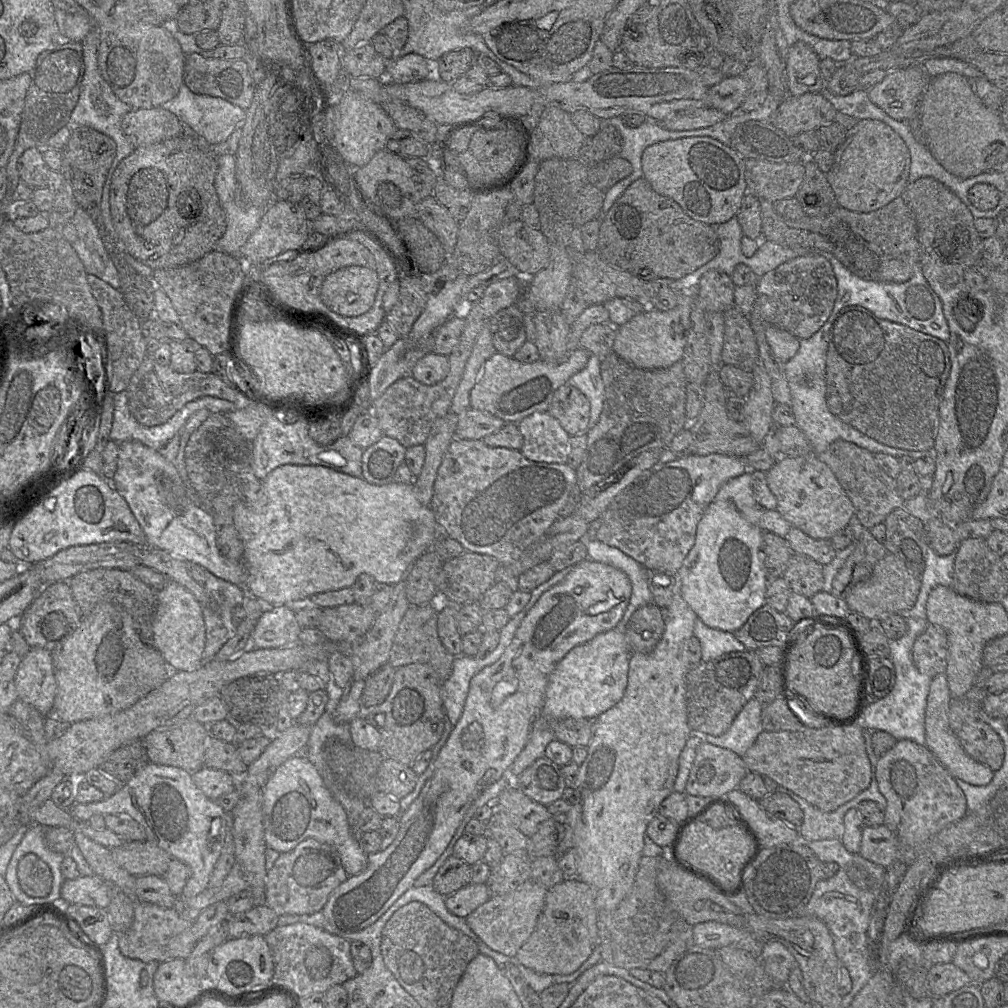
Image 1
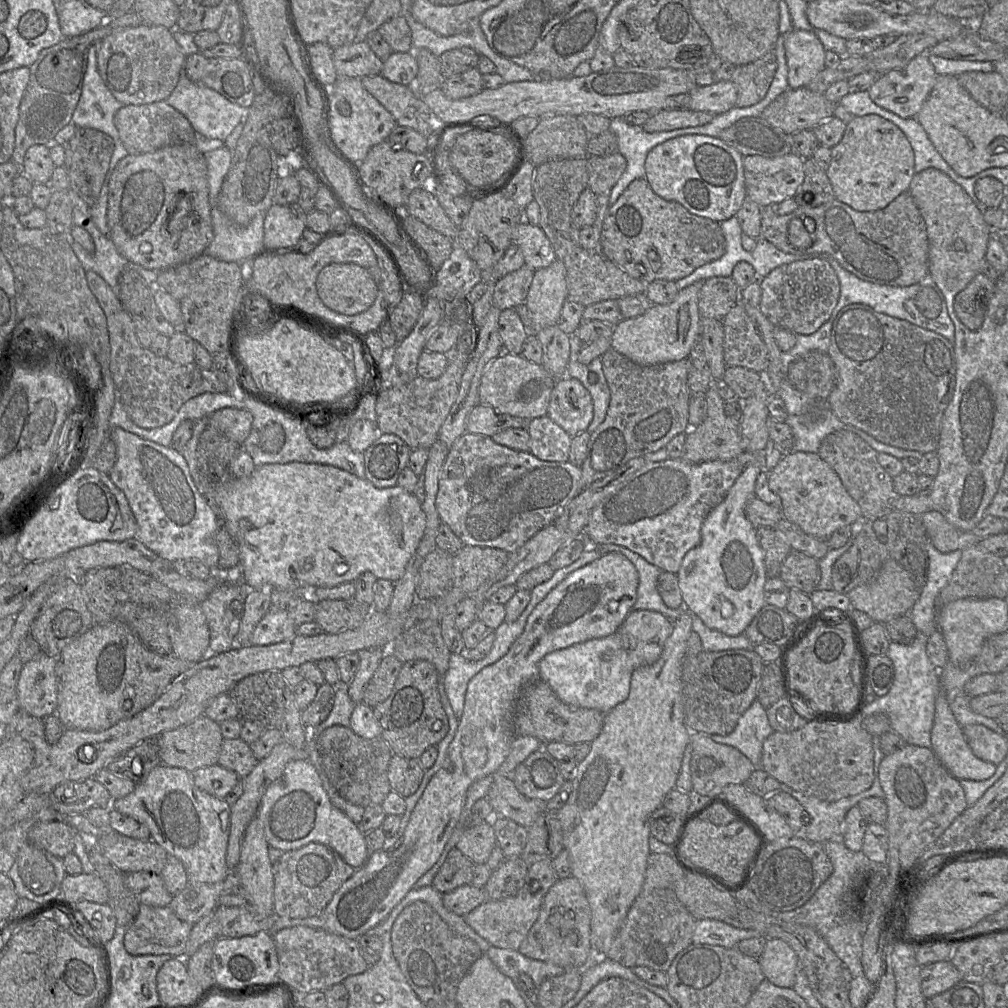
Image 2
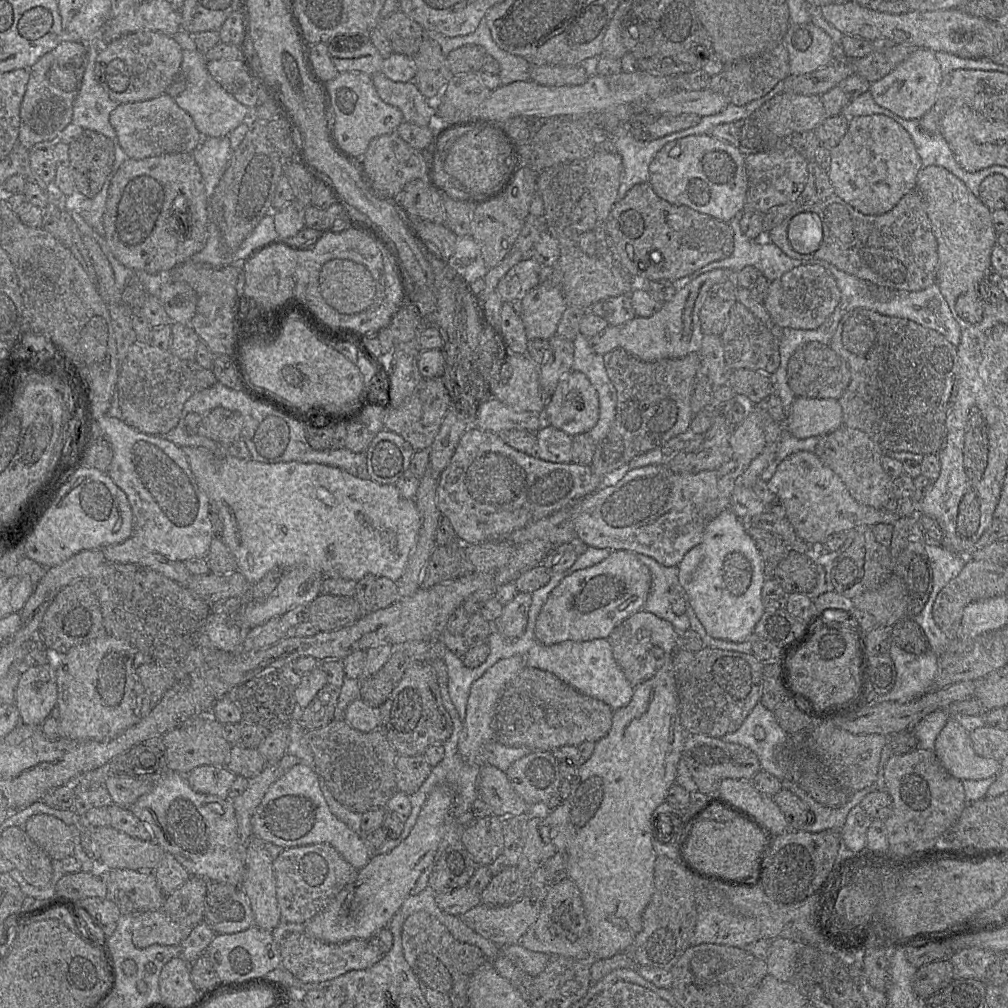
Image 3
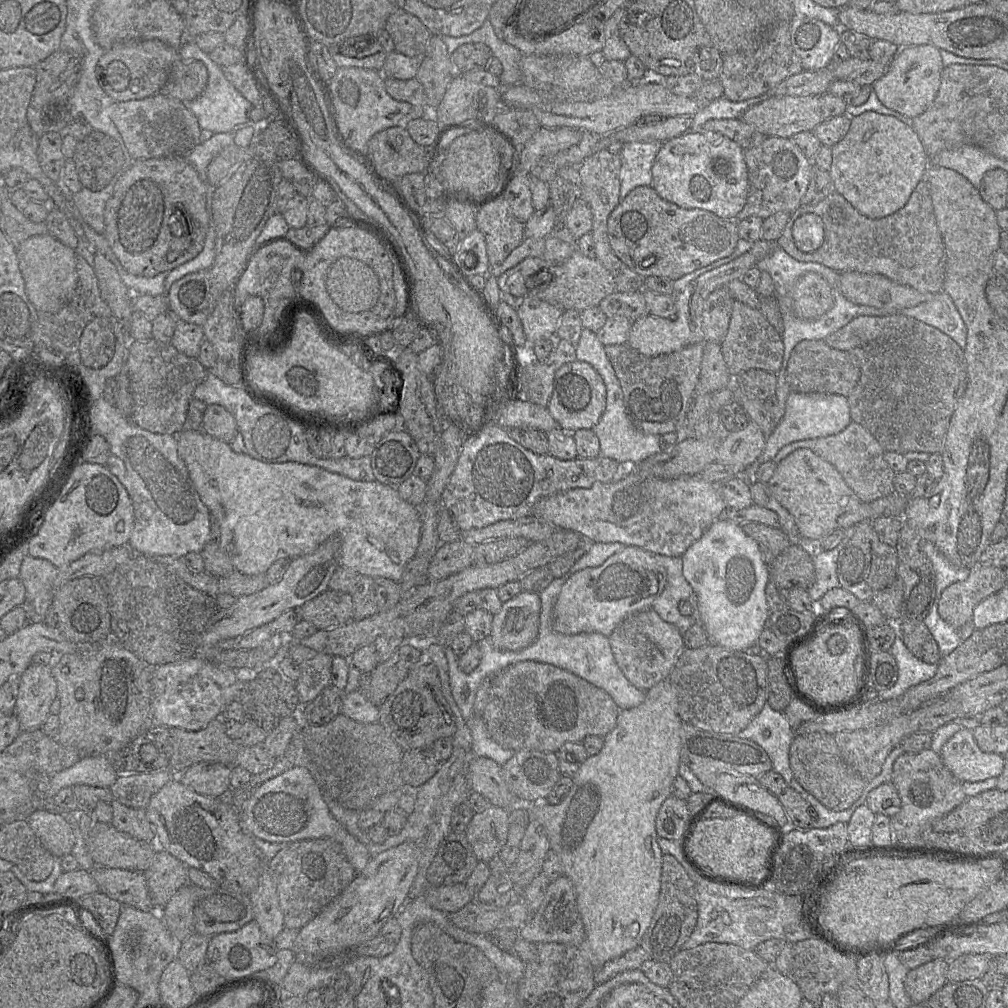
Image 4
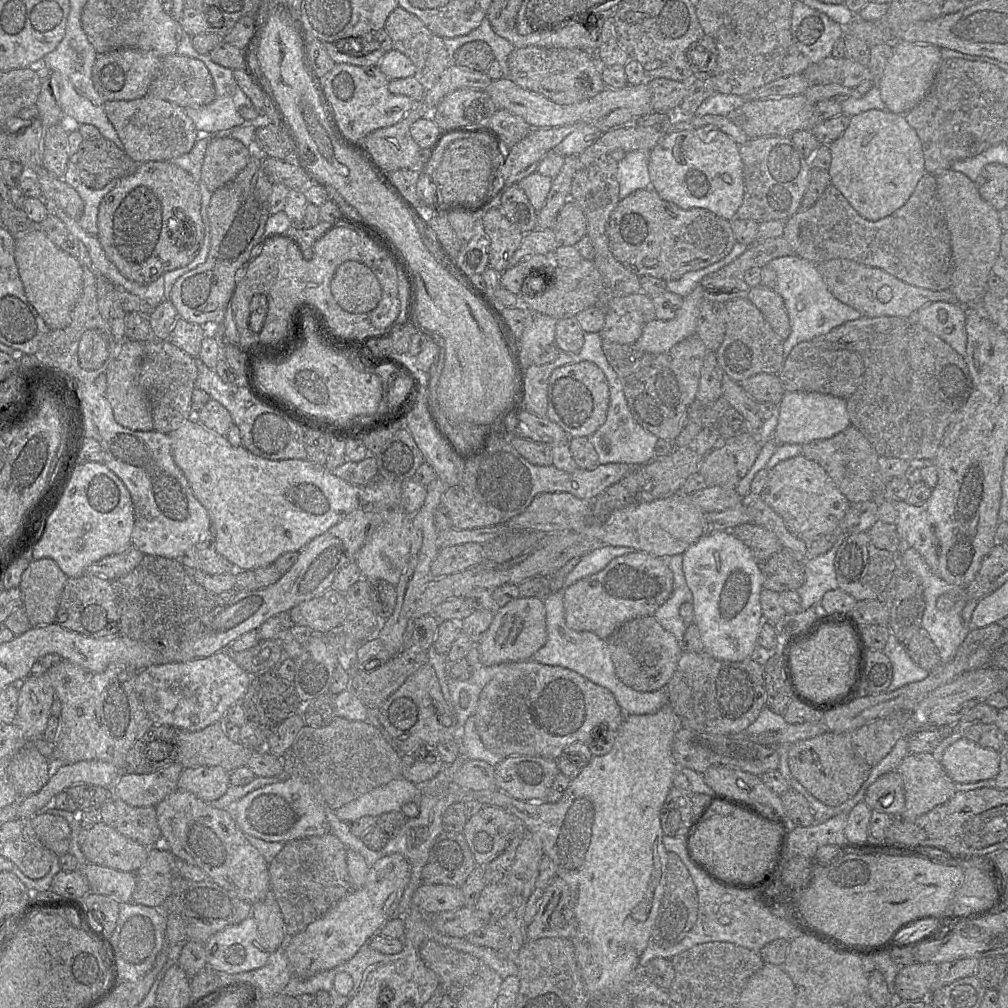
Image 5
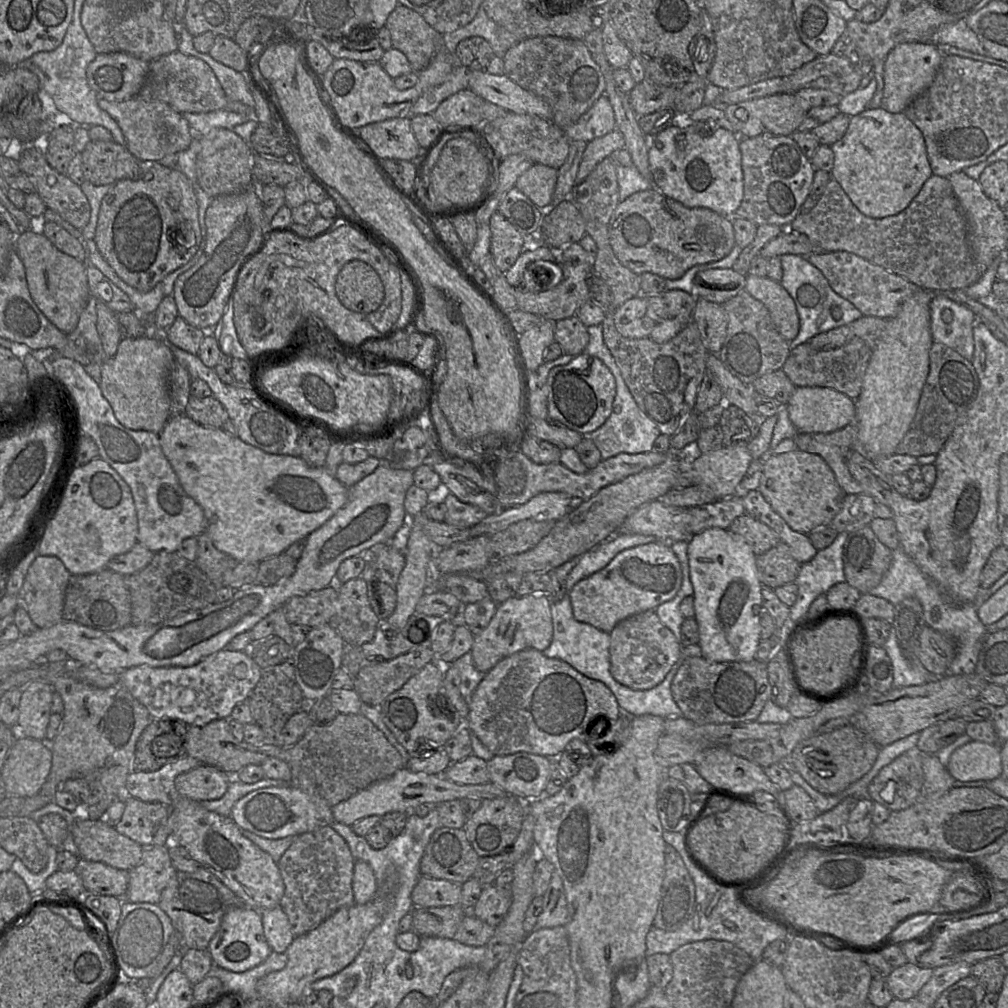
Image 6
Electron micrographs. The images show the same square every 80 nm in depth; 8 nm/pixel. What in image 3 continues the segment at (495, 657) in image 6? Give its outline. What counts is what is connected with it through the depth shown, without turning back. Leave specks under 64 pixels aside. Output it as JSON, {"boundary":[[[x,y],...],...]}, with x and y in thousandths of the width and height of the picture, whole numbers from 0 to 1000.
{"boundary":[[[514,587],[508,596],[499,601],[498,609],[488,618],[498,632],[512,635],[520,628],[526,600],[527,588]]]}

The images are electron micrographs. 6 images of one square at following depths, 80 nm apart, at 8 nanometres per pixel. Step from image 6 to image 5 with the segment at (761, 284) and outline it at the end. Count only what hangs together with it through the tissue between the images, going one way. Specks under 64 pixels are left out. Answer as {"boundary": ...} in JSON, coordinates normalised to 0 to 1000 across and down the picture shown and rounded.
{"boundary":[[[754,282],[744,287],[742,296],[754,308],[767,328],[776,337],[781,336],[785,323],[776,295],[768,287]]]}

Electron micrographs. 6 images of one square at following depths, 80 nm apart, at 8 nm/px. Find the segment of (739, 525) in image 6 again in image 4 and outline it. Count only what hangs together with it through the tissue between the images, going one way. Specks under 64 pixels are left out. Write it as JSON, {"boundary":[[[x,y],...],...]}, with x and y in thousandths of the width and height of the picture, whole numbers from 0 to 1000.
{"boundary":[[[739,519],[735,521],[735,525],[751,539],[761,563],[784,541],[784,536],[774,524],[753,519]]]}

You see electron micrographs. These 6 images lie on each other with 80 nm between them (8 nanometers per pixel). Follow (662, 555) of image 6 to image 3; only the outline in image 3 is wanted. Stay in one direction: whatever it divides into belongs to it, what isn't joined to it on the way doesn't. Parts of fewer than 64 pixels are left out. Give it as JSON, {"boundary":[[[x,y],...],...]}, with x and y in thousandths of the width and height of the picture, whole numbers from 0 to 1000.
{"boundary":[[[609,547],[595,559],[571,566],[560,573],[545,589],[532,618],[531,633],[541,641],[561,636],[579,637],[602,634],[607,626],[620,614],[637,605],[646,583],[645,566],[625,547]]]}

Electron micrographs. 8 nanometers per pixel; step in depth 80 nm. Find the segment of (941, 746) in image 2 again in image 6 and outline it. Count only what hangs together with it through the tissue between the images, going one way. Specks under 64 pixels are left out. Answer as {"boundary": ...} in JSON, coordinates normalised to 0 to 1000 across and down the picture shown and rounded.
{"boundary":[[[962,735],[943,748],[938,763],[954,776],[986,774],[994,769],[991,738]]]}

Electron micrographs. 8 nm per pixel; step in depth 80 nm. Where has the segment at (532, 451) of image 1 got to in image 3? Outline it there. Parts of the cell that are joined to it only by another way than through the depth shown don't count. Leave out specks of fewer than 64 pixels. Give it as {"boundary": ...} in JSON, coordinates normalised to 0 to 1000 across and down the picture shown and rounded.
{"boundary":[[[540,418],[532,434],[535,455],[550,459],[567,458],[567,433]]]}

